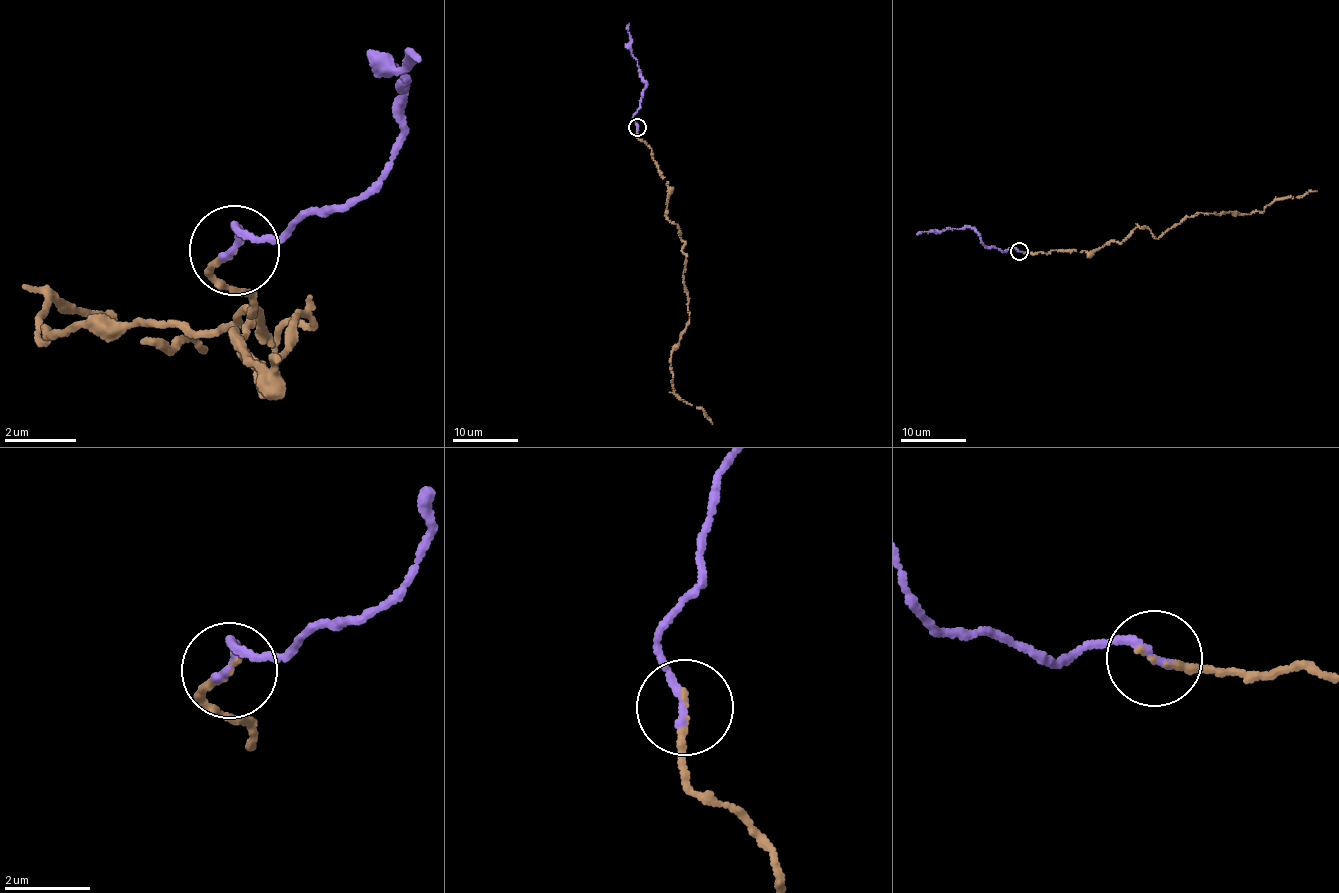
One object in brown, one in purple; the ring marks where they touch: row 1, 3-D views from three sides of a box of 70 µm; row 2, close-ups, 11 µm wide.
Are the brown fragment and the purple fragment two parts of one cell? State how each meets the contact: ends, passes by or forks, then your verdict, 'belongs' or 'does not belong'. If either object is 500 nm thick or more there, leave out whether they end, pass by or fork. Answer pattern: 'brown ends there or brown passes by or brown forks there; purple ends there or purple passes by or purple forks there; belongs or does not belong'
brown ends there; purple ends there; belongs

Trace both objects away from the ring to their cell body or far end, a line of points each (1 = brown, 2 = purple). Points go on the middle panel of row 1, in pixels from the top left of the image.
1: (638, 127), (636, 136), (668, 185), (666, 217), (684, 243), (689, 323), (671, 354), (671, 382), (712, 424)
2: (638, 127), (633, 114), (647, 85), (632, 56), (629, 23)

